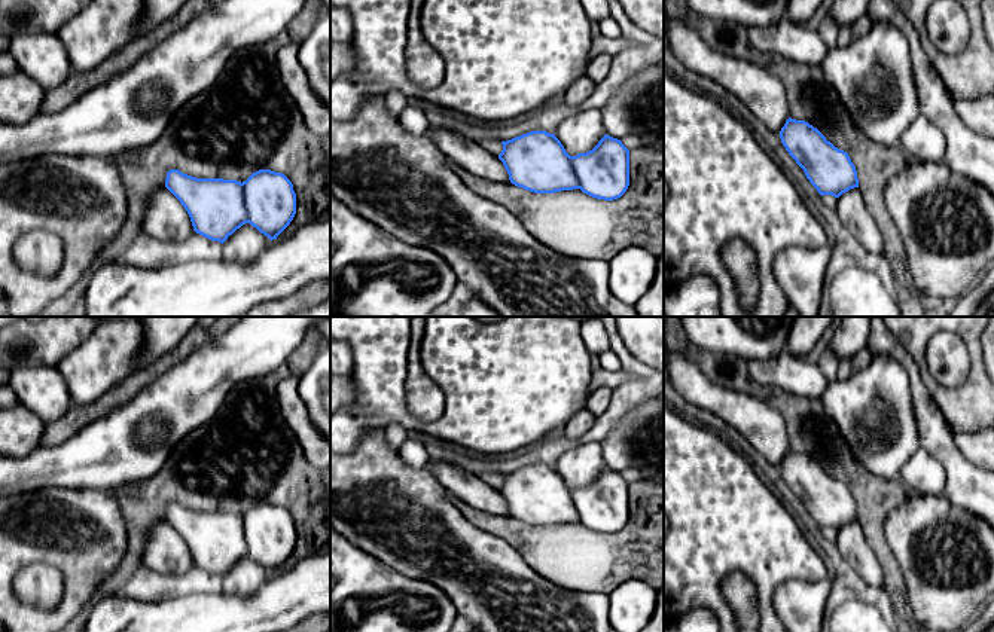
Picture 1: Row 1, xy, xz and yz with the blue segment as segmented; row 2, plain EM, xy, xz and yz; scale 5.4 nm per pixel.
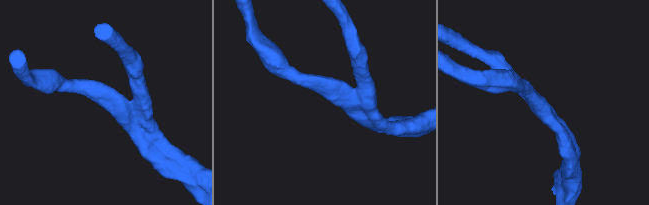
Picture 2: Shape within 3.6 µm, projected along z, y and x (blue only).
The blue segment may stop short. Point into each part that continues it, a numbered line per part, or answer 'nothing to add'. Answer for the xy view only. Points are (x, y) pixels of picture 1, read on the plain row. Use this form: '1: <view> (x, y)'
1: xy (164, 550)

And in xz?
1: xz (460, 482)

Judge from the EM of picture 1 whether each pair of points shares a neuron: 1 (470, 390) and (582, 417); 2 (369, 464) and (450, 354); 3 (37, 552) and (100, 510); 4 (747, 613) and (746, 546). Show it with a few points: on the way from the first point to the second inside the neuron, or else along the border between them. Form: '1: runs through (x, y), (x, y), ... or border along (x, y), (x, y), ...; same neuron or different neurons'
1: border along (584, 406), (563, 427); different neurons
2: border along (384, 429), (369, 431), (354, 448); different neurons
3: runs through (54, 537), (87, 527); same neuron
4: border along (722, 579), (744, 573), (756, 589), (759, 608); different neurons

